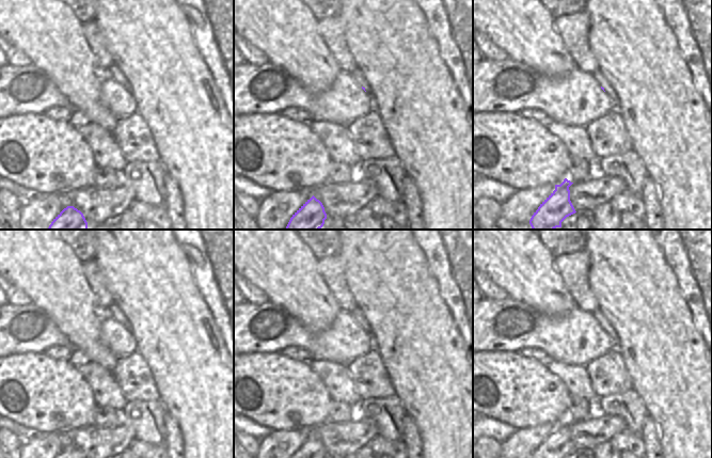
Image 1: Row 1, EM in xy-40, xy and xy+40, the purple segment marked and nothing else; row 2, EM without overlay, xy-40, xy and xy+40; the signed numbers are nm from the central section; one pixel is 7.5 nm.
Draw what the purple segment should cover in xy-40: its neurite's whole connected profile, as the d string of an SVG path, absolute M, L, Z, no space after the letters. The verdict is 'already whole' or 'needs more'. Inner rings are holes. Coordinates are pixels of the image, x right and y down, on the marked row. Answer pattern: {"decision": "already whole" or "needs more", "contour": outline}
{"decision": "already whole", "contour": "M74 206L64 208L47 230L88 230L83 214Z"}

